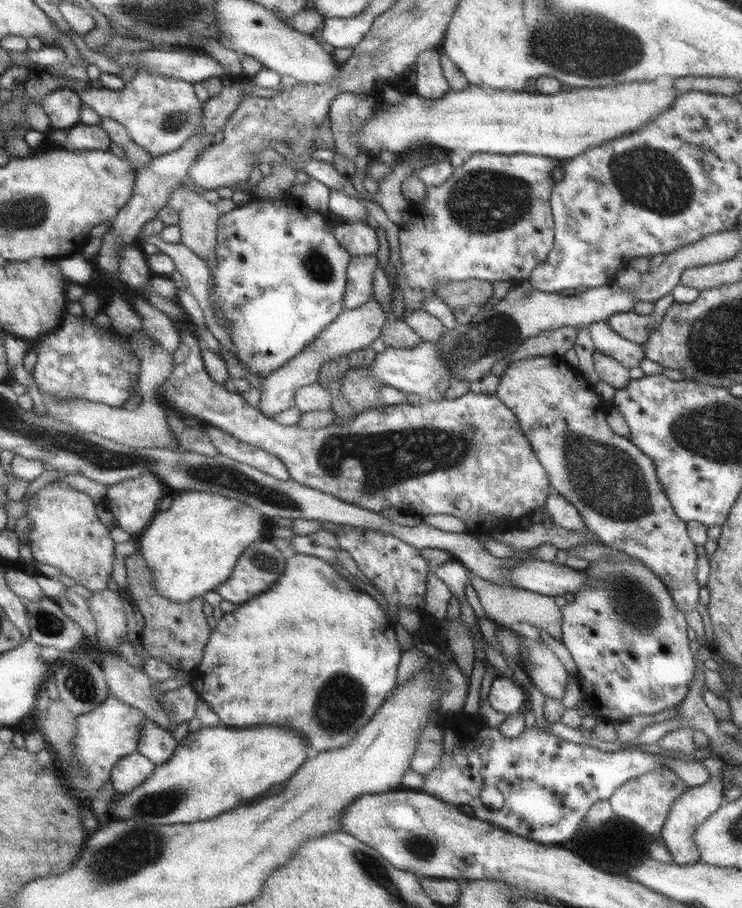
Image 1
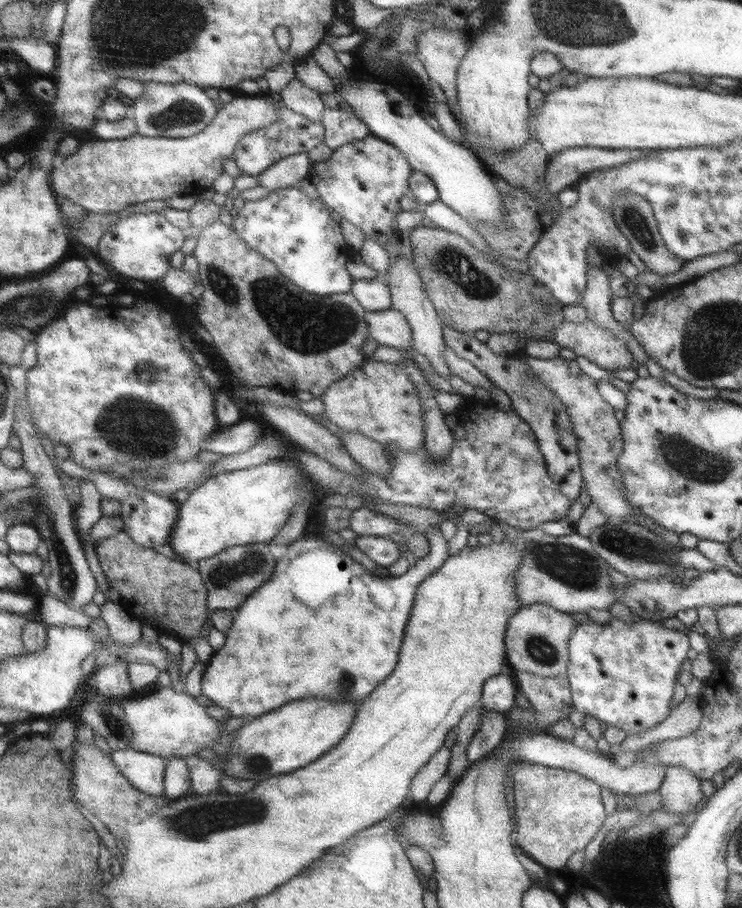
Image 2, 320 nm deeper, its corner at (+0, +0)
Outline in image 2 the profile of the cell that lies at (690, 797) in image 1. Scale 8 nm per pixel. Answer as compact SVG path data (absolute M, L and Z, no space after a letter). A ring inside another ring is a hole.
M667 766L658 790L663 802L662 810L677 815L677 818L688 812L698 812L699 802L705 797L700 781L683 766Z

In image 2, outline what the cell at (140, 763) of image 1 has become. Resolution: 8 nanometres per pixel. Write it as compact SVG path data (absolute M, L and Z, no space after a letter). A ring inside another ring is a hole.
M134 747L113 751L112 755L120 770L142 792L158 796L167 791L167 758Z

